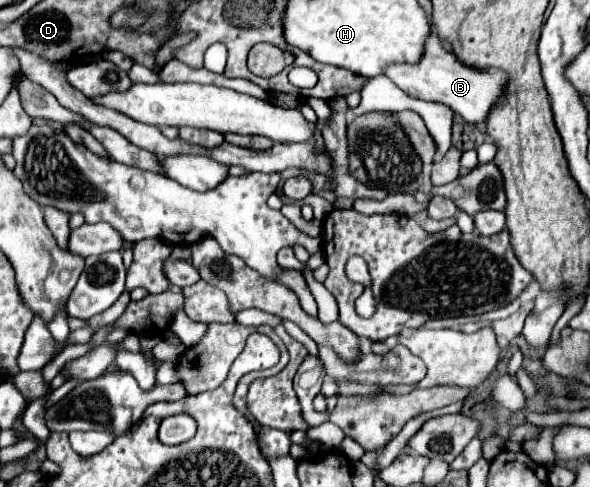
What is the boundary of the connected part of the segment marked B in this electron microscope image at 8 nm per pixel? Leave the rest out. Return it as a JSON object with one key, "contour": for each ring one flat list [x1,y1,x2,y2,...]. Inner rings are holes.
{"contour":[[430,33,424,43,424,57,416,65,388,65,384,69,384,75,400,87,406,95,422,99,422,101,434,101,434,103,444,103,448,105,458,117,462,117,468,123,484,123,488,111,500,97,500,93,506,89,508,75,502,73,500,69,472,69,466,67,456,59,454,53,446,51,442,41,438,39,436,33]]}

